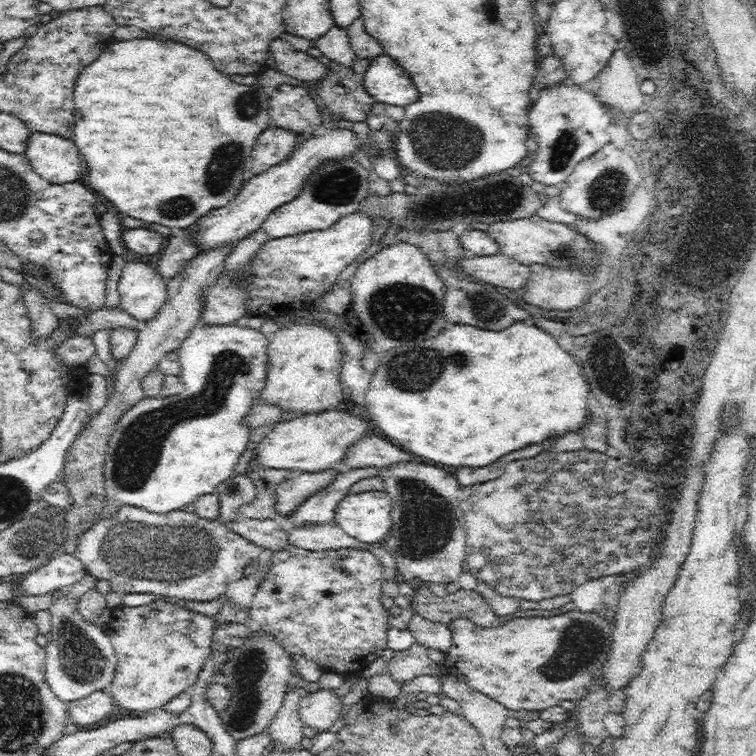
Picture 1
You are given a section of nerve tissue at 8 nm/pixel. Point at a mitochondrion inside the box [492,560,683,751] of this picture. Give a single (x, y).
(580, 643)

